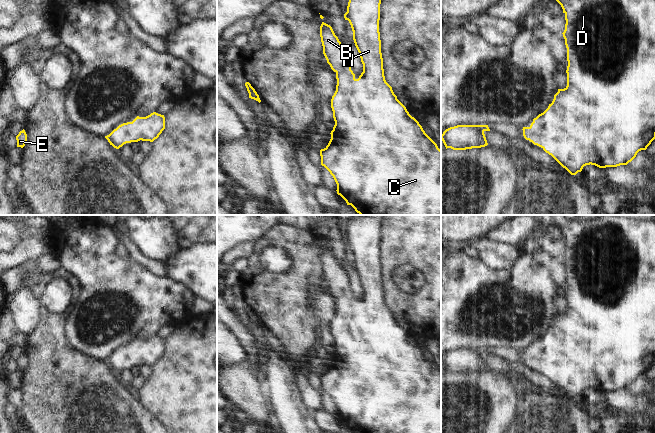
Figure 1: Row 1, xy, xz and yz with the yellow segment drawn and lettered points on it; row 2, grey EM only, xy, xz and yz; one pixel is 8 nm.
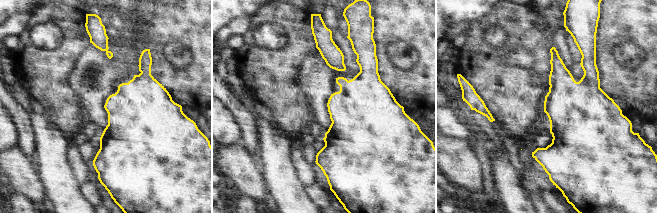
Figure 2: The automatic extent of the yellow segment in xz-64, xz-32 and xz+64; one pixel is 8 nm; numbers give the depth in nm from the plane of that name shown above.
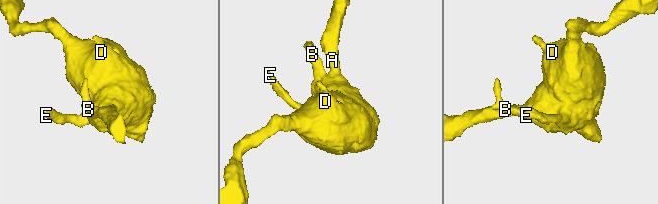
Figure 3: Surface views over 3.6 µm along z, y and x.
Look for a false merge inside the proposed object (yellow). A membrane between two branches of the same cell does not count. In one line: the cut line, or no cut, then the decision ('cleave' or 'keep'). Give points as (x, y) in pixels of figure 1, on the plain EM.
no cut; keep

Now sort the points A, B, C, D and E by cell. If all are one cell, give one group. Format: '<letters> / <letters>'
A B C D E

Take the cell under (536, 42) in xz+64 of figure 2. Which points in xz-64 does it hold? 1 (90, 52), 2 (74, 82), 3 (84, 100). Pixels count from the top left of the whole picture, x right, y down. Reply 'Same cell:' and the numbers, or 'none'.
Same cell: none

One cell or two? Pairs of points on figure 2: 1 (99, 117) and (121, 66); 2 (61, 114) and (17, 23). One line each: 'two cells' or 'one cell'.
1: one cell
2: two cells

